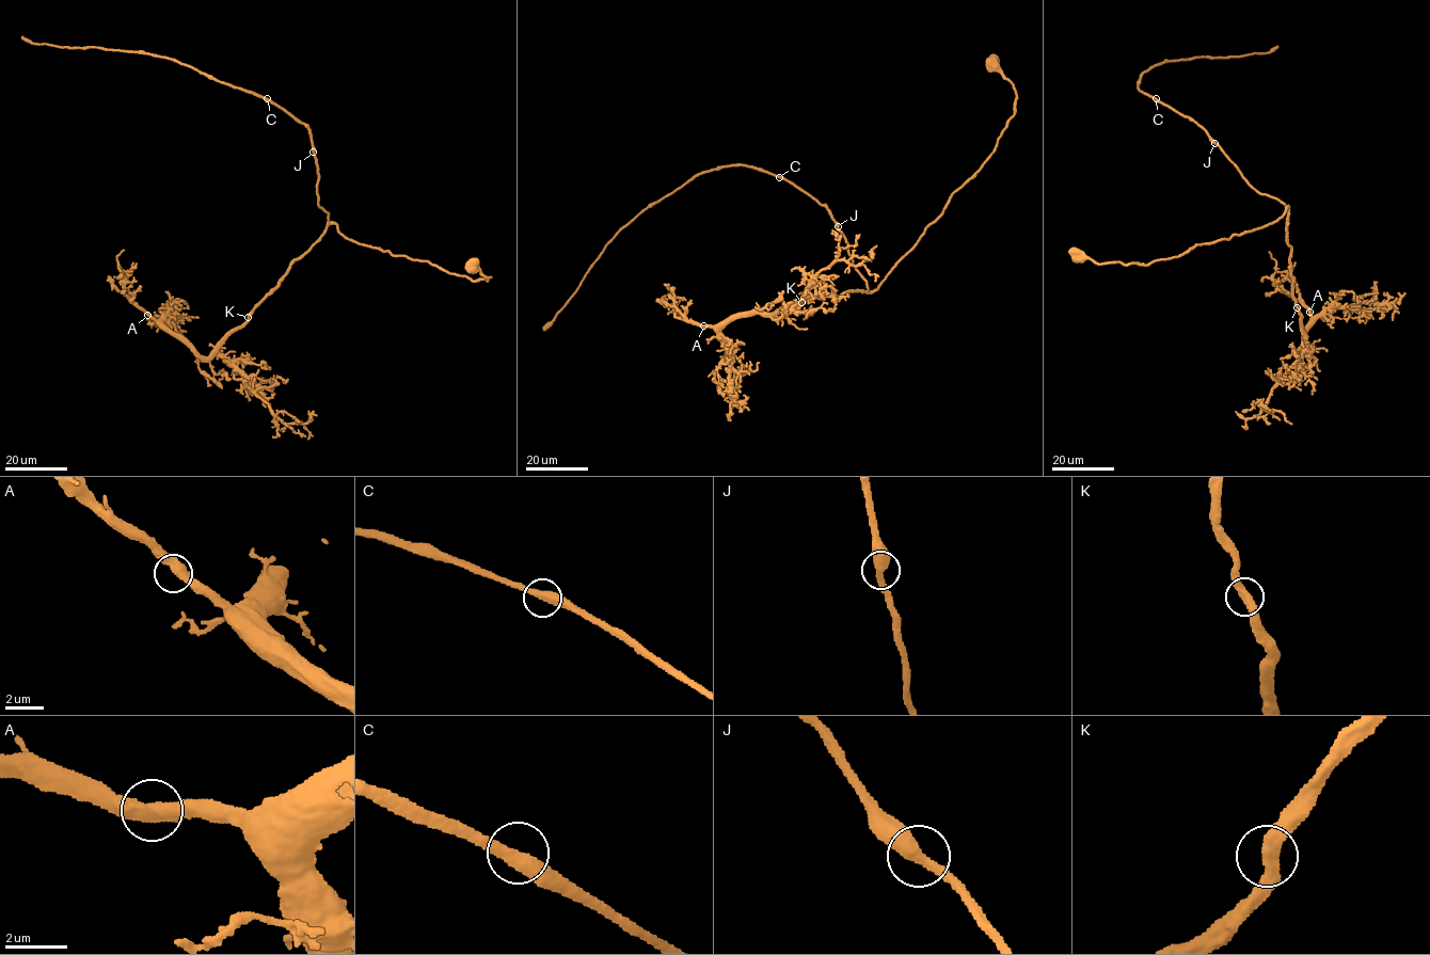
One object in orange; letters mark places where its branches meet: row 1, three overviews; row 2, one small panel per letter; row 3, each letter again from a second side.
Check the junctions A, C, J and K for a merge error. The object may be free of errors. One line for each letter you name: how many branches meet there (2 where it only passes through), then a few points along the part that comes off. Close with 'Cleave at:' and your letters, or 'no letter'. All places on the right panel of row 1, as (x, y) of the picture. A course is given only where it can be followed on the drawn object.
Cleave at: no letter

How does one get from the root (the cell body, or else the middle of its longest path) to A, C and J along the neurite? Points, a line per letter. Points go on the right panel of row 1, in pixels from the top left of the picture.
A: (1077, 256), (1099, 264), (1147, 265), (1266, 226), (1287, 207), (1291, 296), (1306, 350), (1303, 335), (1309, 312)
C: (1077, 256), (1099, 264), (1147, 265), (1266, 226), (1288, 208), (1257, 192), (1193, 120), (1156, 98)
J: (1077, 256), (1099, 264), (1147, 265), (1277, 220), (1287, 207), (1257, 192), (1214, 143)

